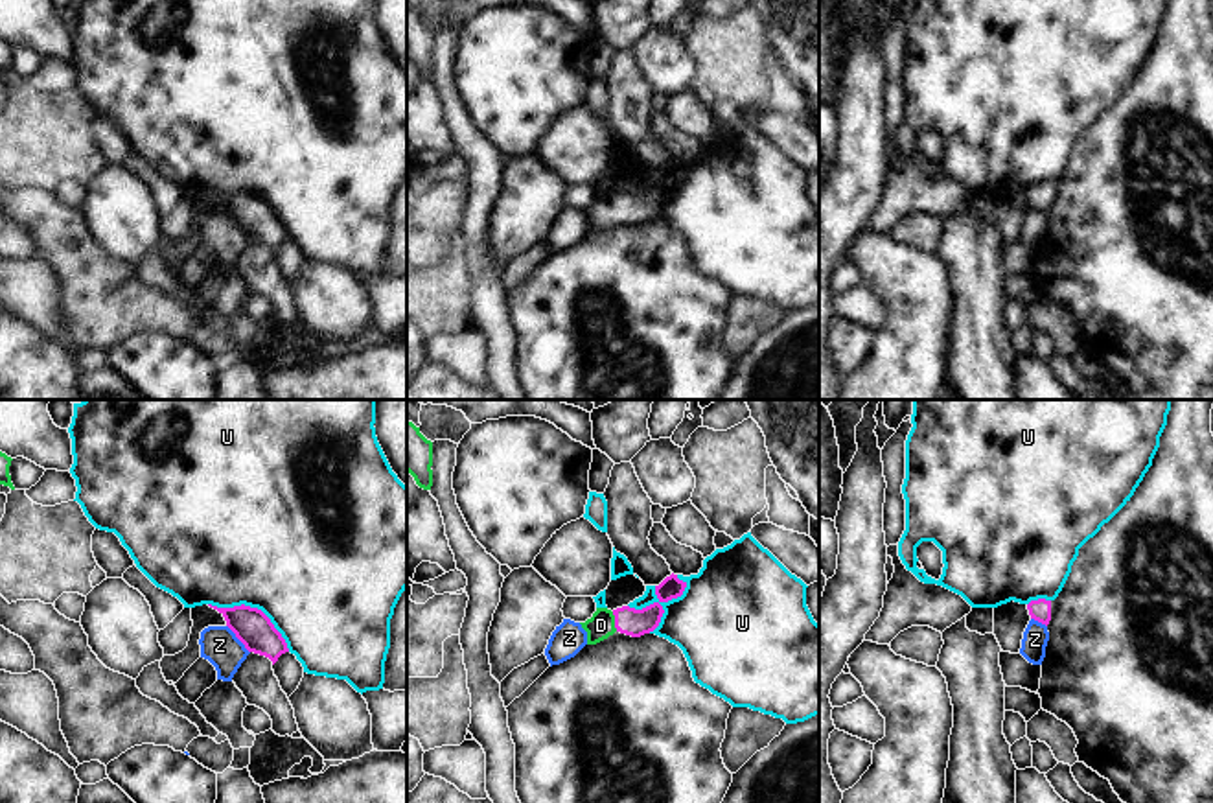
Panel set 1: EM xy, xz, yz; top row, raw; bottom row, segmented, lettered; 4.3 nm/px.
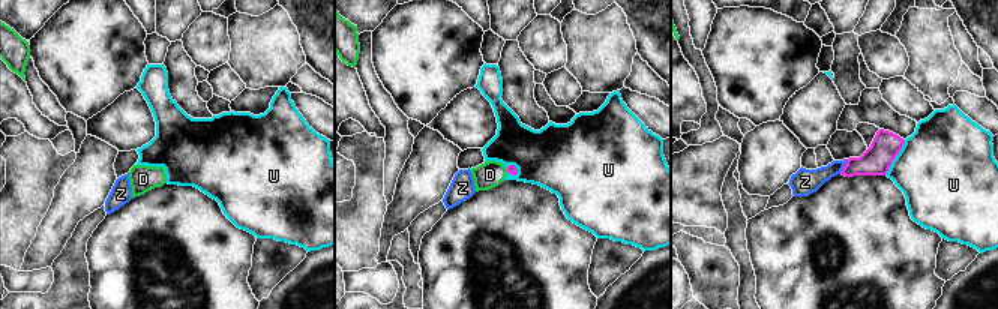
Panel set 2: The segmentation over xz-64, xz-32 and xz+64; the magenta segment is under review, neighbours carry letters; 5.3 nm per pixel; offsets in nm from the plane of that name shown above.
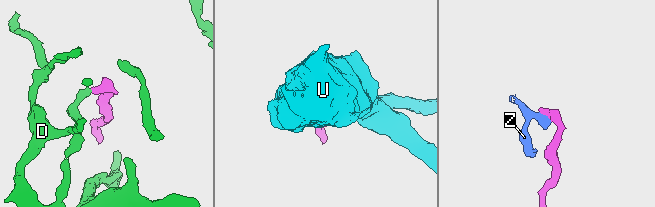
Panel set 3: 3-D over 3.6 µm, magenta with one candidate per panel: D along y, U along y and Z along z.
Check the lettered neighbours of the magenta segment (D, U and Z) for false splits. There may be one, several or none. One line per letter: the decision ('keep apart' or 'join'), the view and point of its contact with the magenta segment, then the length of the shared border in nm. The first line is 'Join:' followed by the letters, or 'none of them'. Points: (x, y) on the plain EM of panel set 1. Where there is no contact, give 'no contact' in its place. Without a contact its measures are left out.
Join: D
D: join; meets magenta in xz at (615, 209); contact 90 nm long
U: keep apart; meets magenta in xz at (659, 188); contact 280 nm long
Z: keep apart; meets magenta in xy at (238, 225); contact 160 nm long

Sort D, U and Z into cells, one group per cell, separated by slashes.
D / U / Z

